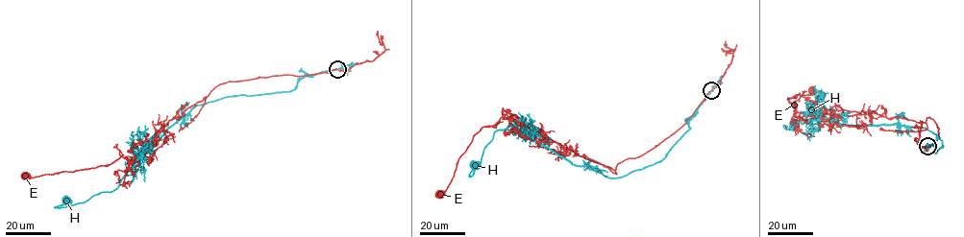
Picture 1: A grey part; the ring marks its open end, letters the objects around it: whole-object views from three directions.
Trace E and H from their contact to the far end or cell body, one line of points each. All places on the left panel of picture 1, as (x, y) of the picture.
E: (337, 69), (224, 82), (182, 115), (169, 120), (143, 156), (133, 162), (120, 156), (95, 168), (25, 177)
H: (337, 69), (306, 76), (293, 90), (193, 106), (137, 156), (116, 189), (56, 207), (66, 200)

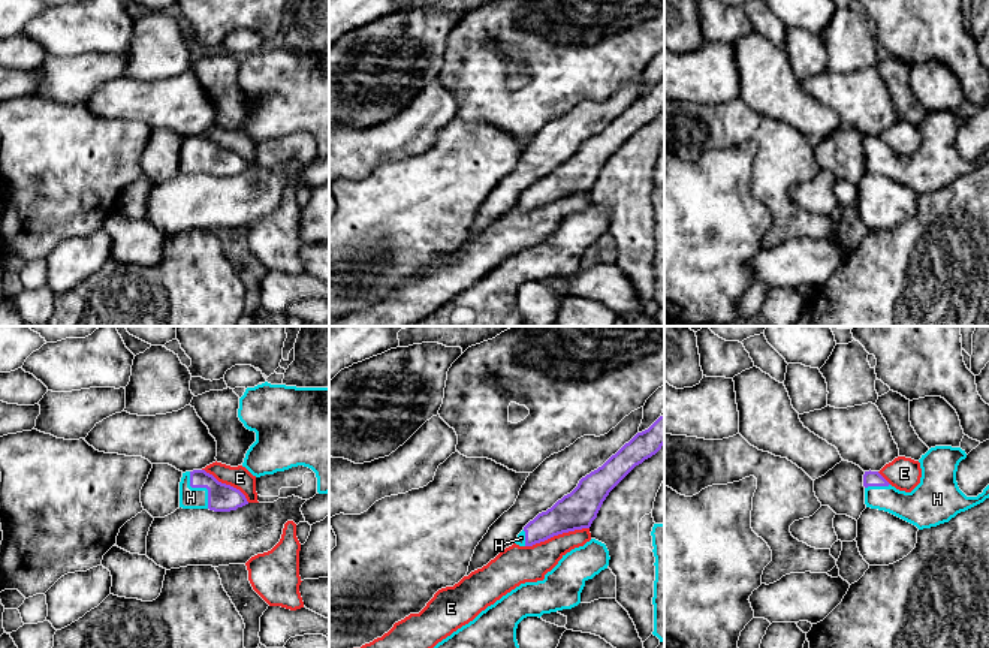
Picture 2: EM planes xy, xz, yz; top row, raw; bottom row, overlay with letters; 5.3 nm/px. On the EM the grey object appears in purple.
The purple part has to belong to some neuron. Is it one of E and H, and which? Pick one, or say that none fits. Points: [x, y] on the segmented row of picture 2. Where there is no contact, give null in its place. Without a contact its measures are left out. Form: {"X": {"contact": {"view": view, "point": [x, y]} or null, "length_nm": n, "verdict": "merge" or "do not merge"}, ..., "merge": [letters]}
{"E": {"contact": {"view": "xz", "point": [557, 535]}, "length_nm": 360, "verdict": "do not merge"}, "H": {"contact": {"view": "xy", "point": [201, 487]}, "length_nm": 220, "verdict": "merge"}, "merge": ["H"]}

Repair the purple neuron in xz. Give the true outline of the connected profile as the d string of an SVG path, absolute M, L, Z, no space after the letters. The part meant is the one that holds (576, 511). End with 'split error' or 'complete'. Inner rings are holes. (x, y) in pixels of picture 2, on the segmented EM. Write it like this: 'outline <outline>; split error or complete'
outline M664 416L637 432L601 467L582 477L578 486L551 509L539 513L516 537L516 545L533 546L554 536L590 528L609 492L639 464L664 444Z; split error

